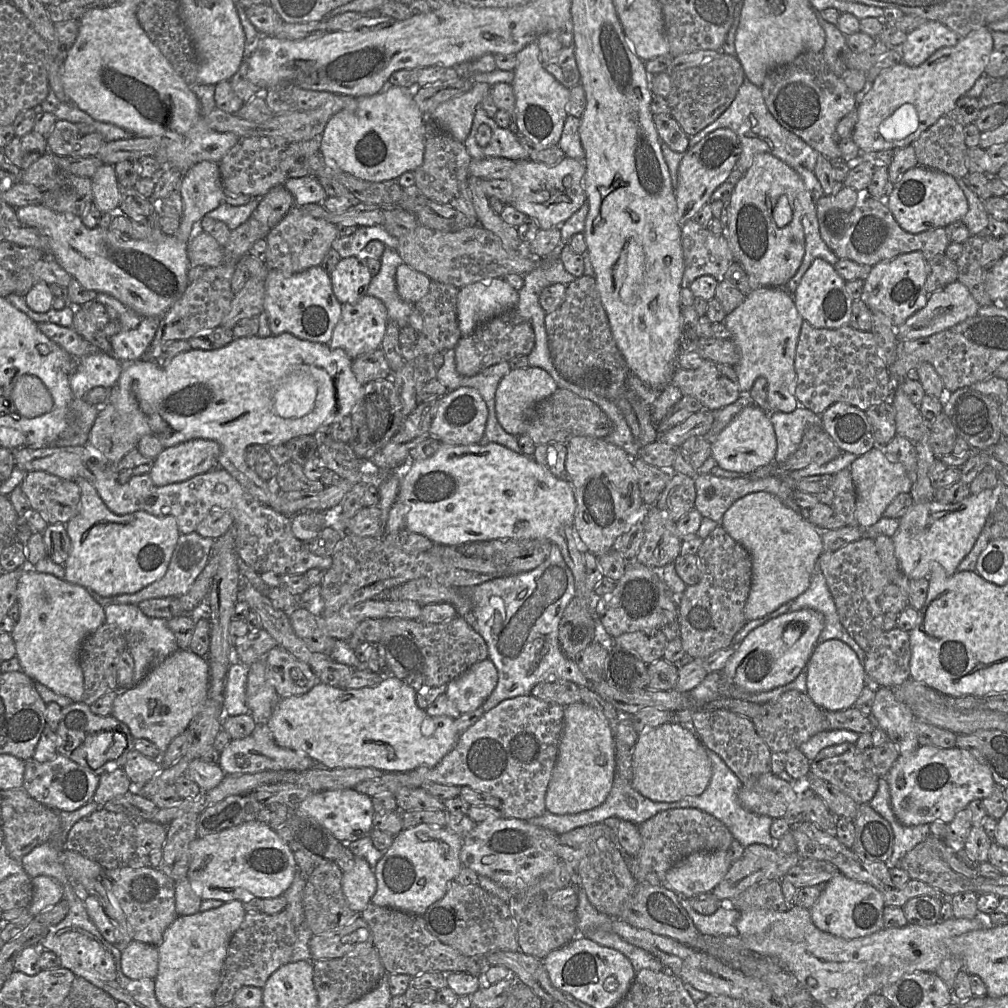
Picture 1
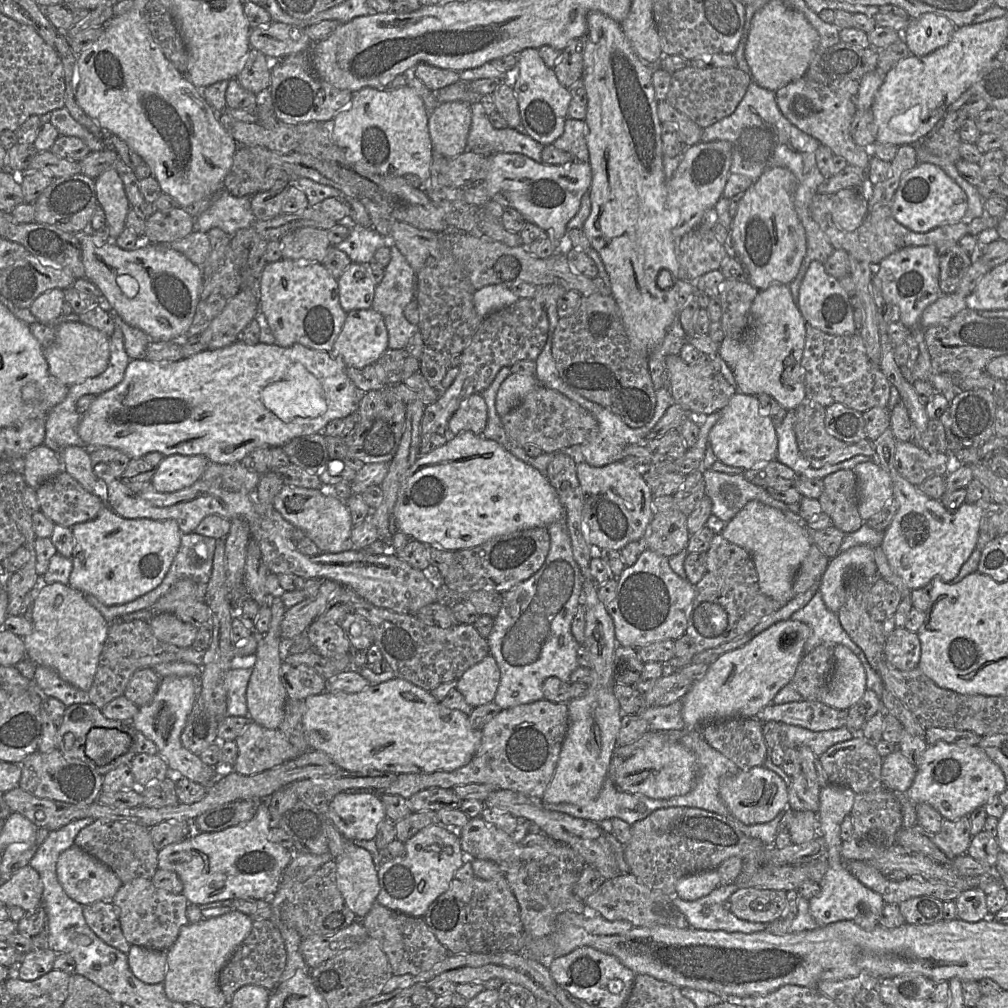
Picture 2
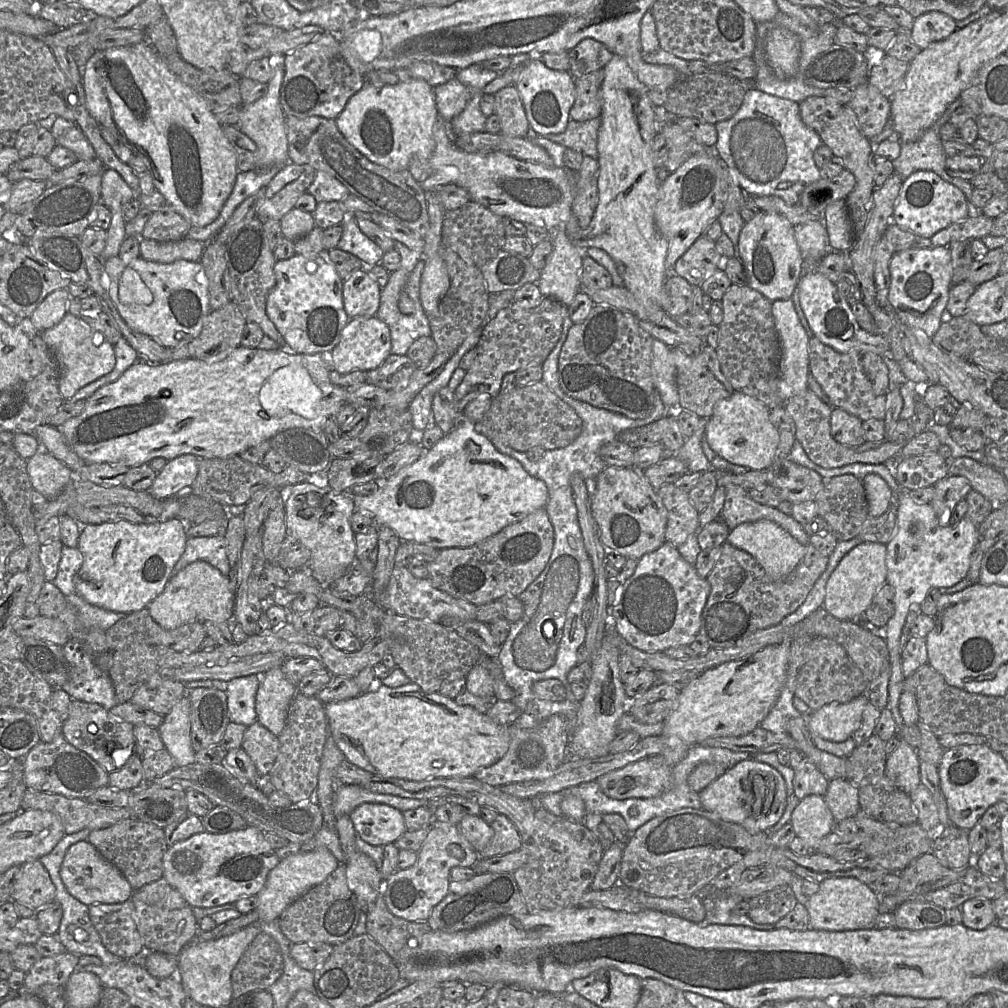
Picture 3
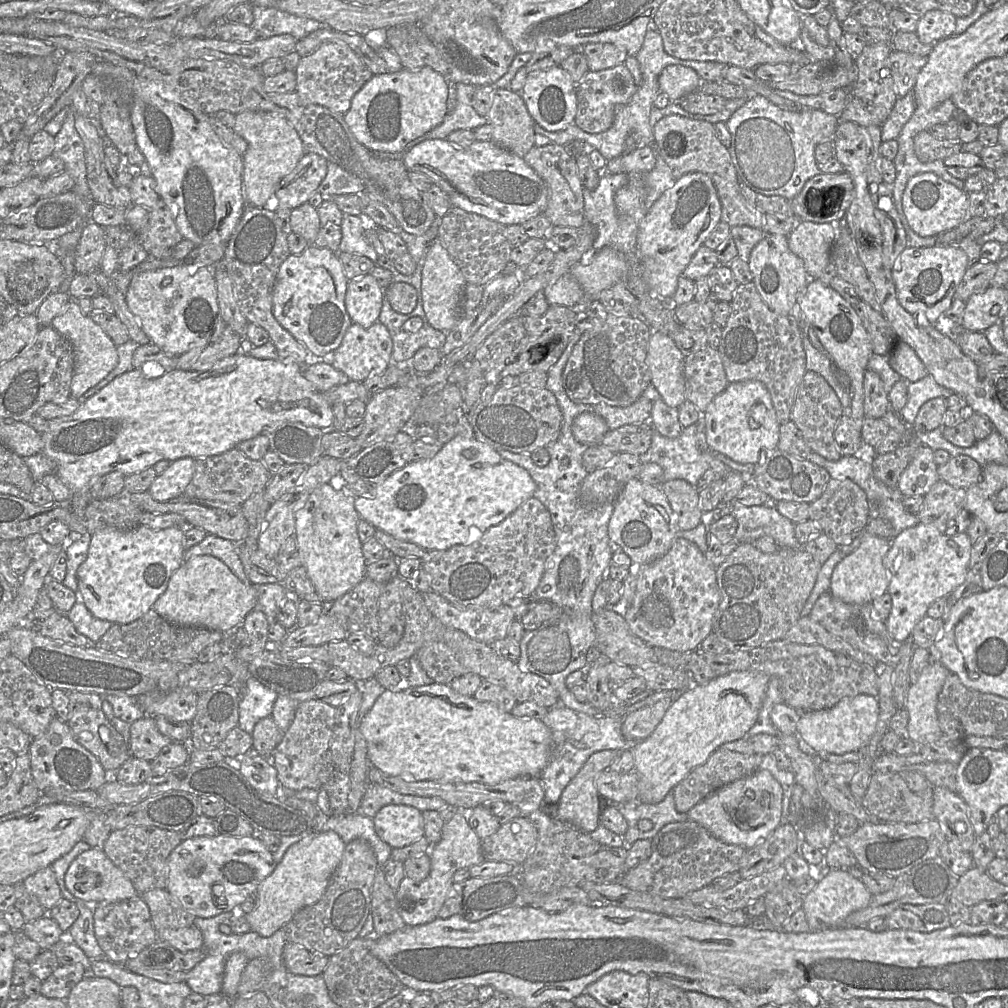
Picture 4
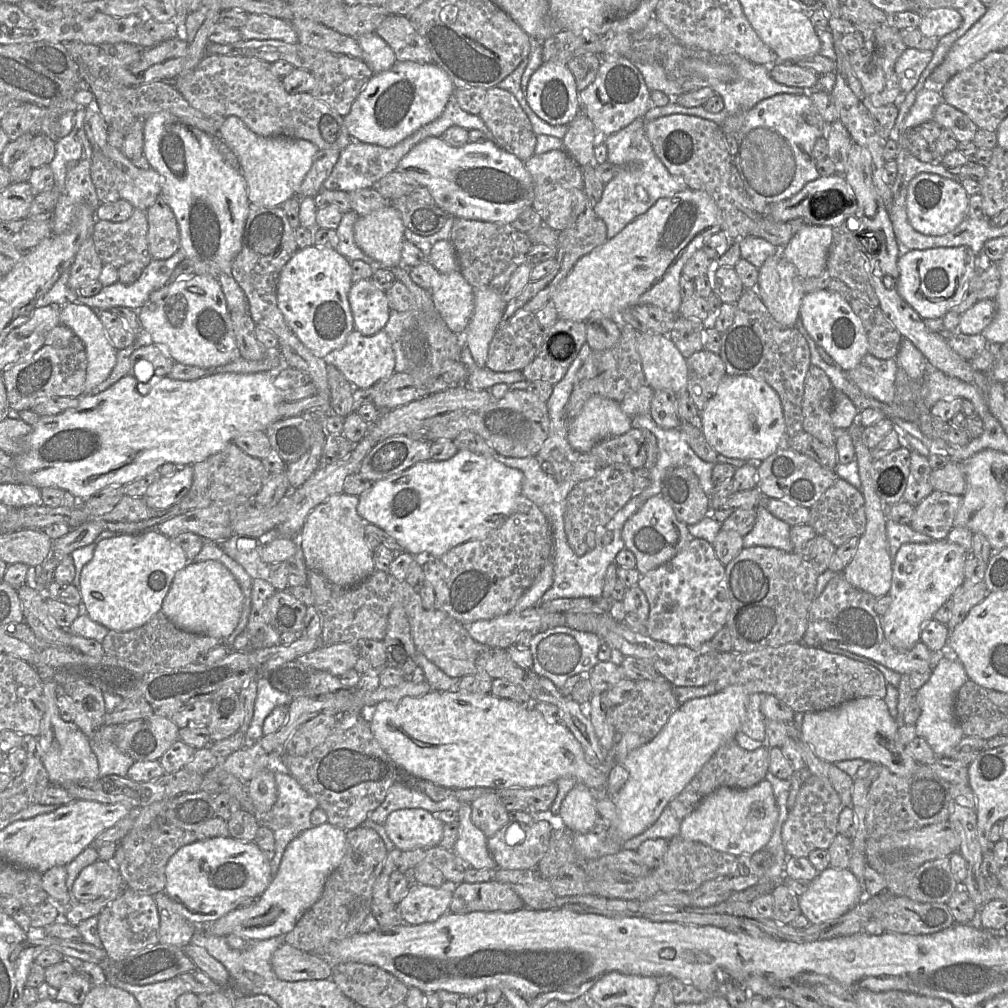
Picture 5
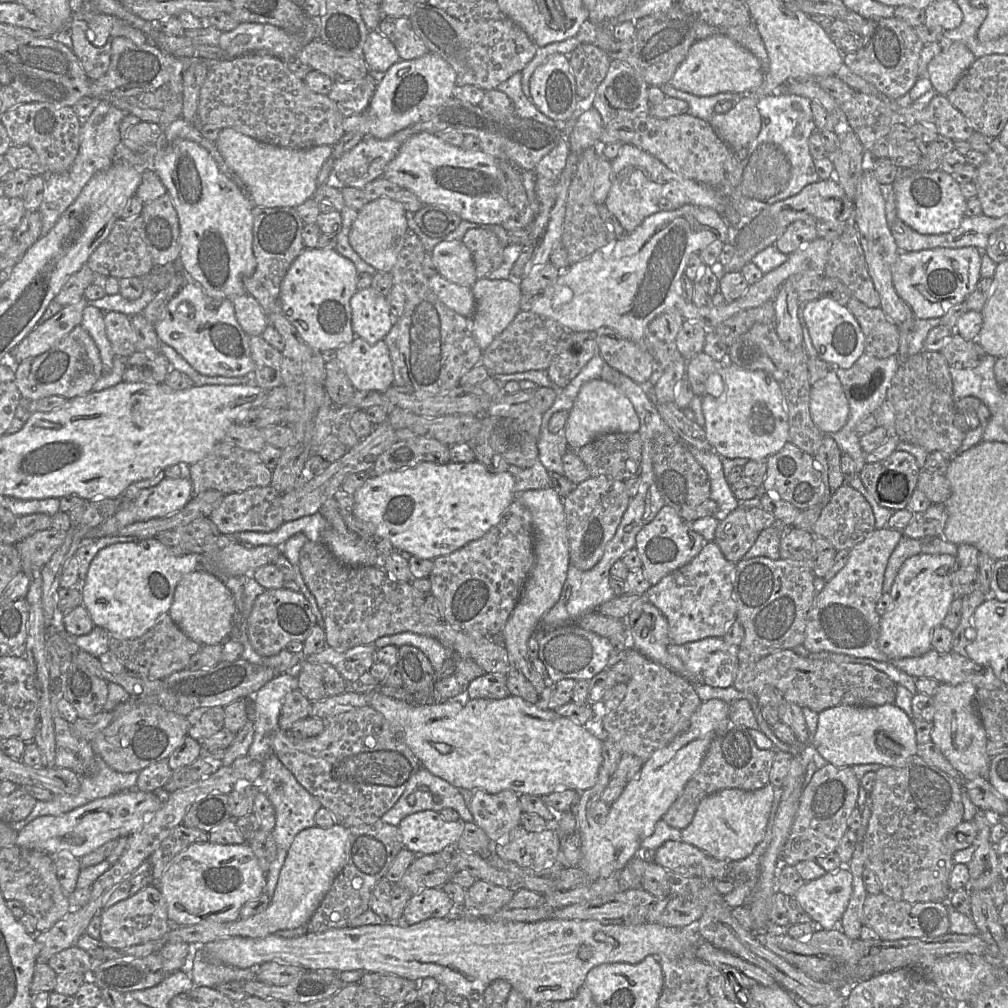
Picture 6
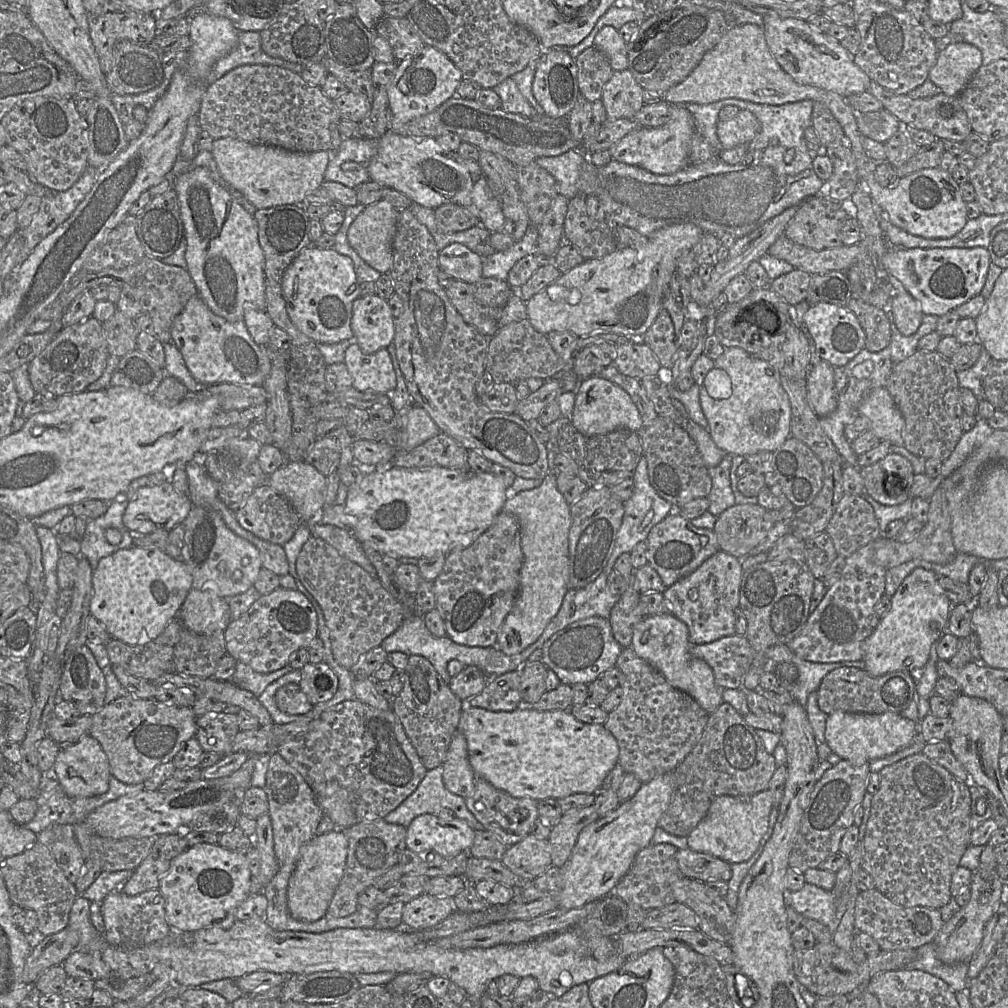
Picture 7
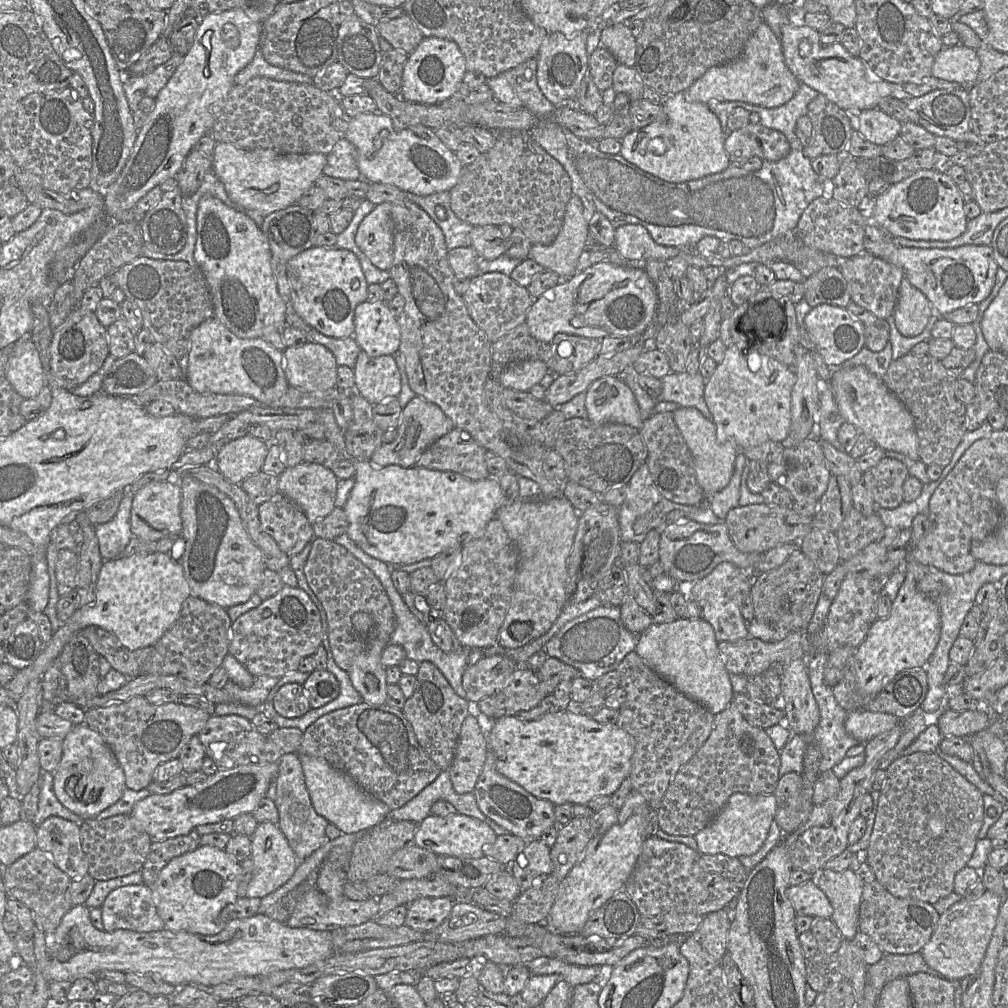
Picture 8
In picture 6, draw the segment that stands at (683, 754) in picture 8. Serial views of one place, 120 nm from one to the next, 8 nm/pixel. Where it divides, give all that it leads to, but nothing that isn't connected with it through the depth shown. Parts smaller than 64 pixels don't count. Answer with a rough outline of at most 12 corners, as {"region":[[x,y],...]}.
{"region":[[636,648],[602,728],[645,762],[688,729],[694,685]]}

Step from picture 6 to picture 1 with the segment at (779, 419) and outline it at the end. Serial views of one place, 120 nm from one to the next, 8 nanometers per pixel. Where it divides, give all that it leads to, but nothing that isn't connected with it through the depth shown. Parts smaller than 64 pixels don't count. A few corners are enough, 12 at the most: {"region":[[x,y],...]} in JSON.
{"region":[[758,405],[712,443],[719,467],[748,475],[775,460],[777,440]]}

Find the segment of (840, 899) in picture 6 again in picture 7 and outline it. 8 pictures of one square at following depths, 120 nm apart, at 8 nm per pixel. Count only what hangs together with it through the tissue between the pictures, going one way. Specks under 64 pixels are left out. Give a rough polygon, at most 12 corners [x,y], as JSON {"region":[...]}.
{"region":[[805,883],[788,893],[803,917],[835,929],[837,897]]}

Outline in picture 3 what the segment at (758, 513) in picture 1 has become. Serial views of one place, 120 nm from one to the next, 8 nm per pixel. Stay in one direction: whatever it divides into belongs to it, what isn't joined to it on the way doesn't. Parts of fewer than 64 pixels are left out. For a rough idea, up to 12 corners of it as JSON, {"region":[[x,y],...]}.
{"region":[[769,520],[745,522],[727,542],[749,553],[773,581],[806,546]]}

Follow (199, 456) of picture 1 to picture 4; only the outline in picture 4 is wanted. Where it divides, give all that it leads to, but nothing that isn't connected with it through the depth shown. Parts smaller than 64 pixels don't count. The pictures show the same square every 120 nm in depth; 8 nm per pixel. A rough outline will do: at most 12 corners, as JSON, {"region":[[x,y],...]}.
{"region":[[195,459],[171,462],[148,493],[158,502],[181,496],[195,470]]}

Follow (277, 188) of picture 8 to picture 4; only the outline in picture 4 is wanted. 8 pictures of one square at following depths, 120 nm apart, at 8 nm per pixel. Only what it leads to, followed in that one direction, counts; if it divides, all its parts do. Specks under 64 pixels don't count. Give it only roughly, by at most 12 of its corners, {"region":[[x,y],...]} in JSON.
{"region":[[243,111],[243,196],[275,203],[280,180],[305,154],[287,119]]}

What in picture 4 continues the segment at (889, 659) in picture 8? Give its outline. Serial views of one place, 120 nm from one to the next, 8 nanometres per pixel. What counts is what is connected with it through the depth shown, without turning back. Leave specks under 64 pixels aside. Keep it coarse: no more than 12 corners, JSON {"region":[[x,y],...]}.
{"region":[[922,522],[888,540],[892,607],[904,642],[964,582],[973,543]]}

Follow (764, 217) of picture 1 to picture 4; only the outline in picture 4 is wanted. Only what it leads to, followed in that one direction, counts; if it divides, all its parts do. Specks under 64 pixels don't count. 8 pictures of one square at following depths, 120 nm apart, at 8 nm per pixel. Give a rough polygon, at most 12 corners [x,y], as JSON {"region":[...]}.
{"region":[[788,236],[752,249],[752,282],[774,312],[790,315],[811,278]]}

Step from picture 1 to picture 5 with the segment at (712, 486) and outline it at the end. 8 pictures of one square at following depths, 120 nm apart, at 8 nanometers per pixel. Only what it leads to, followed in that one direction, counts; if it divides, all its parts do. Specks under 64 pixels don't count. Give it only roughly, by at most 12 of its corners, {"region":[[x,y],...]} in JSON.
{"region":[[763,506],[743,536],[743,548],[773,547],[792,553],[791,526]]}

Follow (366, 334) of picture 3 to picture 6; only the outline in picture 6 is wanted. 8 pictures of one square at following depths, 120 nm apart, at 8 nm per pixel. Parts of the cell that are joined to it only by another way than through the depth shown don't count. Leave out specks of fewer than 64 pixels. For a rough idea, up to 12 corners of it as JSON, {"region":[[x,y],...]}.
{"region":[[361,337],[336,349],[356,391],[387,391],[394,382],[384,340]]}

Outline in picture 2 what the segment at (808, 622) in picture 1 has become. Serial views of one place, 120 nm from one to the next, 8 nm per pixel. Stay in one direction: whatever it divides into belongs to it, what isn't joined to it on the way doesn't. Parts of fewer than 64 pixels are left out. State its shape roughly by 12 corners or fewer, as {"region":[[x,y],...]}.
{"region":[[788,619],[720,656],[680,699],[685,728],[755,718],[810,635]]}

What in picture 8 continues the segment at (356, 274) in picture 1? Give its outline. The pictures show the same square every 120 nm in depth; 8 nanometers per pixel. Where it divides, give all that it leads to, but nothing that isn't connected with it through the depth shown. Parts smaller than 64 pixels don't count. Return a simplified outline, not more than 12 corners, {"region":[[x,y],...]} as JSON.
{"region":[[365,301],[354,335],[370,357],[399,351],[400,327],[386,301]]}

